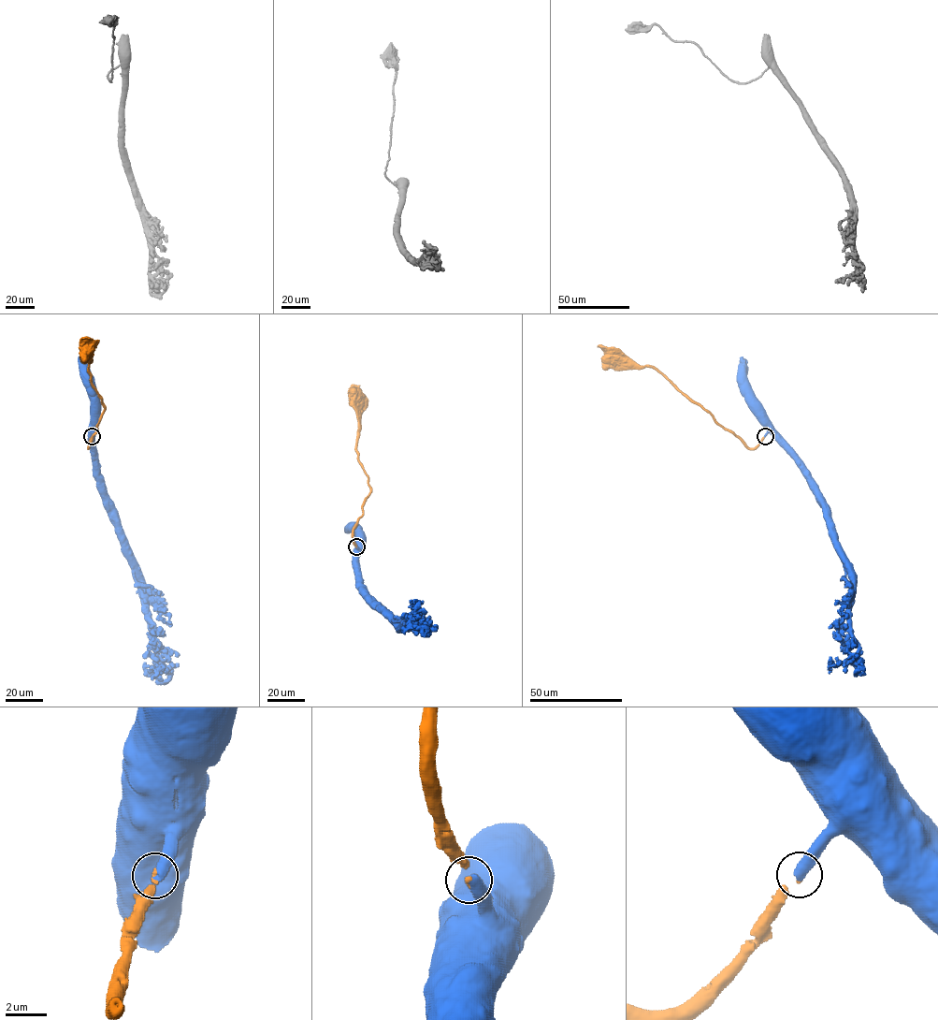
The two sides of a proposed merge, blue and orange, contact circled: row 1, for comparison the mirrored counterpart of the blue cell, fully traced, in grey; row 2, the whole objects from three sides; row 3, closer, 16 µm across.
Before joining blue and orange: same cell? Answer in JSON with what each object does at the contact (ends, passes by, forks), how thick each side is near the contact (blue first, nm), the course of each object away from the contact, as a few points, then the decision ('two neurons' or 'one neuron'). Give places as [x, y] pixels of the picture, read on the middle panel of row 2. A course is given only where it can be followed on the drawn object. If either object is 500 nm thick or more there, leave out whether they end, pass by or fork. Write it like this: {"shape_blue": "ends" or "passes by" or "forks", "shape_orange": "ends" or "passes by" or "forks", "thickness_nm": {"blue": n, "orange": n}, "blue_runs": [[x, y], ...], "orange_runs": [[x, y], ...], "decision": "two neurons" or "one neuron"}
{"thickness_nm": {"blue": 550, "orange": 170}, "blue_runs": [[356, 546], [358, 583], [366, 594]], "orange_runs": [[356, 546], [353, 528], [362, 515], [362, 503], [370, 488], [356, 450], [360, 394], [353, 385]], "decision": "one neuron"}

